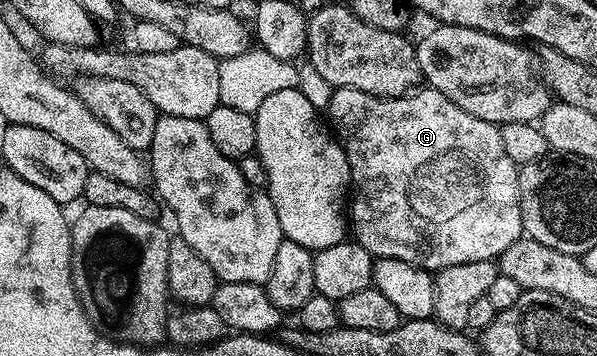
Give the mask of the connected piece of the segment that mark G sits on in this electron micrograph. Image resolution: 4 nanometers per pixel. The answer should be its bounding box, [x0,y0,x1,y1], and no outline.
[325,86,524,270]

